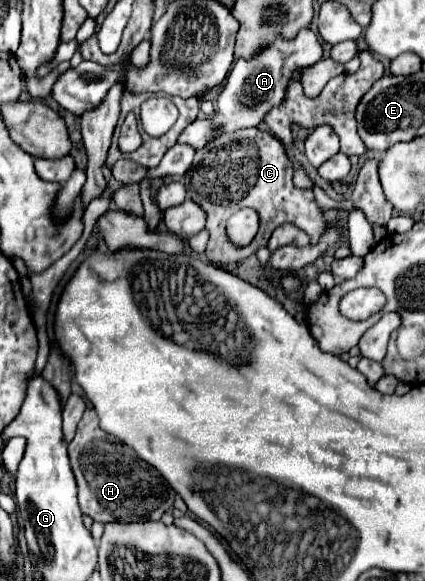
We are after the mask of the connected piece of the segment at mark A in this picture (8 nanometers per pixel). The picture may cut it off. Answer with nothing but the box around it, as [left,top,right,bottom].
[177,28,323,148]

